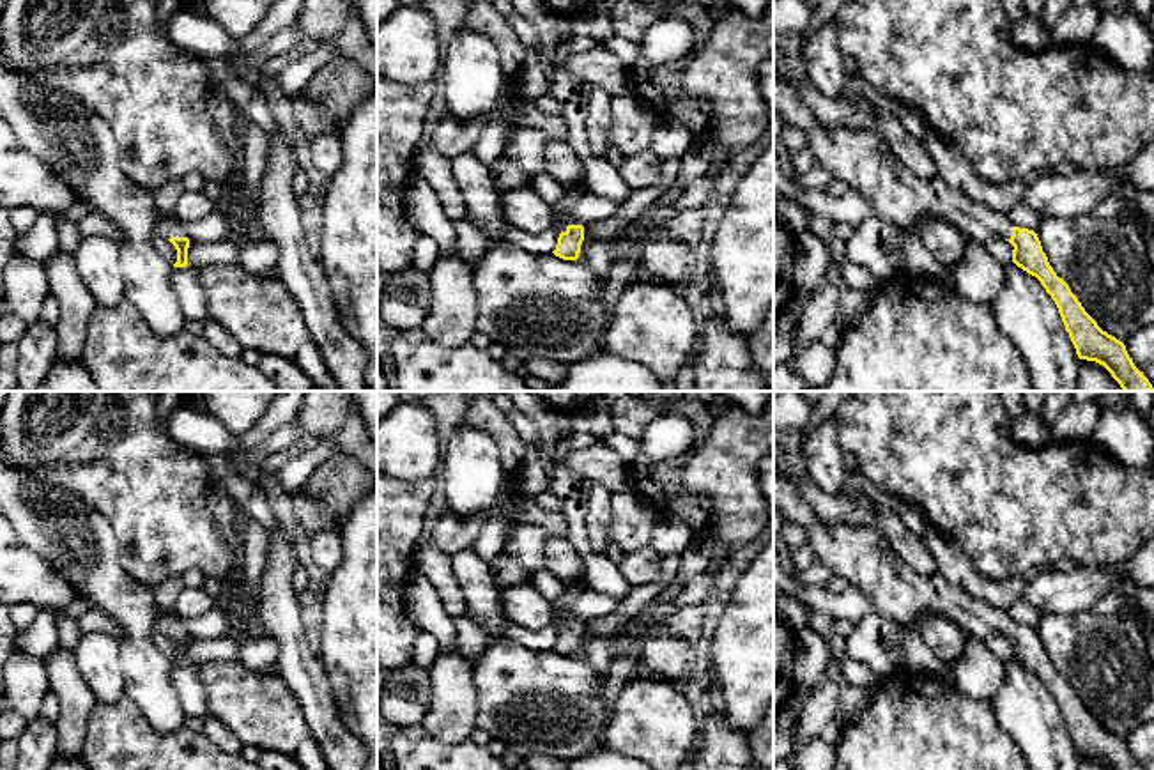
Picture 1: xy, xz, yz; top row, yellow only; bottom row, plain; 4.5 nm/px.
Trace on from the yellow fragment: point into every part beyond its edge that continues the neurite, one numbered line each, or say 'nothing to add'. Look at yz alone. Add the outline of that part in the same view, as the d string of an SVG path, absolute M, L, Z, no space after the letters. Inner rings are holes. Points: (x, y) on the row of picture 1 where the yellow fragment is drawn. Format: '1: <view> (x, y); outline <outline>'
1: yz (861, 158); outline M786 78L773 80L773 112L804 131L816 165L858 191L871 204L873 218L908 228L931 216L977 243L1011 239L1014 225L1005 212L952 189L940 177L913 175L876 131L825 126Z

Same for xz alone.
1: xz (570, 195); outline M586 182L581 188L566 188L563 196L554 205L556 218L561 221L559 232L566 232L568 225L581 225L566 216L566 211L588 193Z

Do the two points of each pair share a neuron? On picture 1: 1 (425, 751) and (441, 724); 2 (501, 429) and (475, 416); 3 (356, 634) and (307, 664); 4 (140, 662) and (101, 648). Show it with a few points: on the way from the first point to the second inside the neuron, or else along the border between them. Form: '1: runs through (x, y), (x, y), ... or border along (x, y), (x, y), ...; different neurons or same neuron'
1: border along (420, 724), (439, 742), (461, 744), (469, 740); different neurons
2: runs through (494, 422), (489, 416), (482, 416); same neuron
3: border along (315, 652), (335, 696); different neurons
4: border along (117, 641), (124, 694); different neurons

